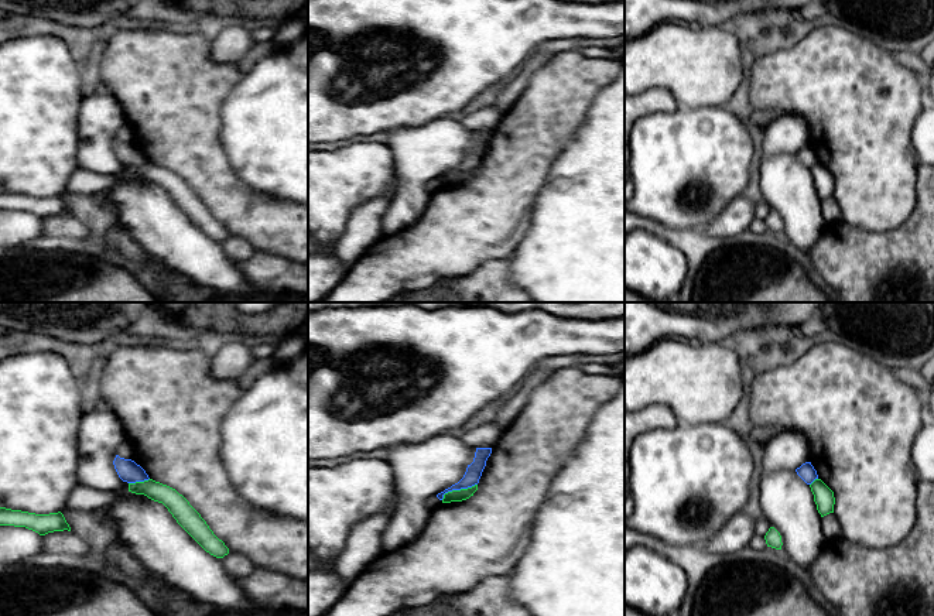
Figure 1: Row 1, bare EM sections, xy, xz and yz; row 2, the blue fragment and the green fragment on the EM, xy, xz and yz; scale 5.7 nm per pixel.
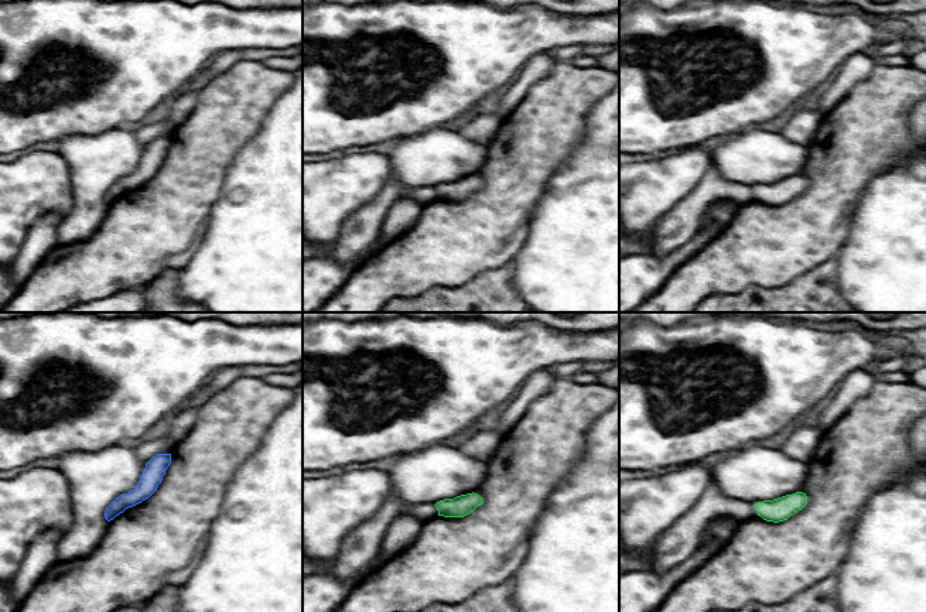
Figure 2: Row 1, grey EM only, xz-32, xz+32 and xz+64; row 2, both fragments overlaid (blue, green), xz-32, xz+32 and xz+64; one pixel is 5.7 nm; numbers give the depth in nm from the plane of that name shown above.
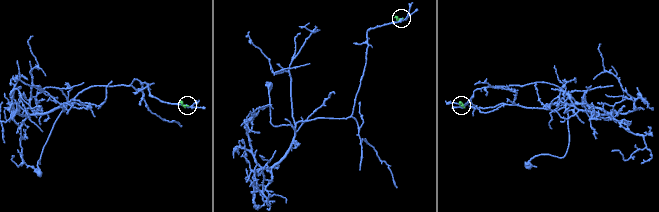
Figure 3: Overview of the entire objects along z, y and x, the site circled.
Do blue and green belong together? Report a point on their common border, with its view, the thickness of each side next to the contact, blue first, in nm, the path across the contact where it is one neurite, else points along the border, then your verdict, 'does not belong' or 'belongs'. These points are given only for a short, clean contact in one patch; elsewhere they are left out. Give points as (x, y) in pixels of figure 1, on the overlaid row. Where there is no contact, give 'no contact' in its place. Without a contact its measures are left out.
contact xz (458, 489); calibres 90 and 70 nm; border xz (476, 483), (448, 490), (441, 499); does not belong

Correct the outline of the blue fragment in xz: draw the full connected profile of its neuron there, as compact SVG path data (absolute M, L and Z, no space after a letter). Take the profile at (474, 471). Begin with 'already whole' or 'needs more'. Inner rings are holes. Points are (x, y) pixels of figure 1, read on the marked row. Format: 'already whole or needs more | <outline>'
already whole | M476 448L473 462L468 465L463 478L458 483L438 493L437 497L442 500L444 494L448 492L468 489L478 485L490 454L492 448Z

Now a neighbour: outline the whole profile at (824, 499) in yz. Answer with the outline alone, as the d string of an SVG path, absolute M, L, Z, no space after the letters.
M815 479L811 485L814 502L821 517L834 513L835 497L834 492L821 480Z

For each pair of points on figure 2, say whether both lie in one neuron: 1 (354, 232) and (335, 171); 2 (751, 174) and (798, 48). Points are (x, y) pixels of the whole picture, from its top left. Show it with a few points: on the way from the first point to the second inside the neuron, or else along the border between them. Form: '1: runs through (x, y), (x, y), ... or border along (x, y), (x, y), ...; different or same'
1: border along (376, 197), (365, 202), (344, 221), (334, 245); different
2: border along (772, 125), (757, 125), (737, 134); different

